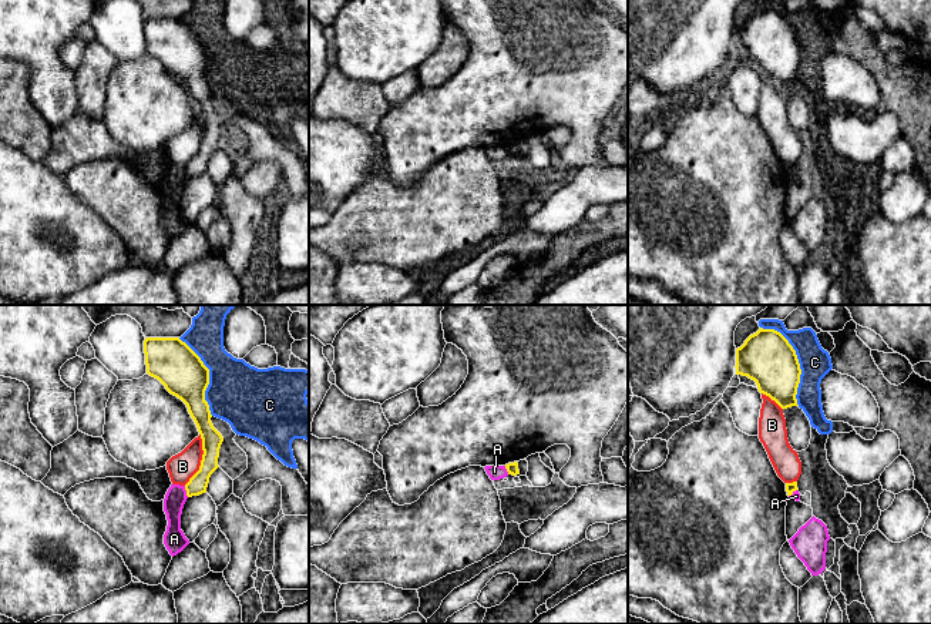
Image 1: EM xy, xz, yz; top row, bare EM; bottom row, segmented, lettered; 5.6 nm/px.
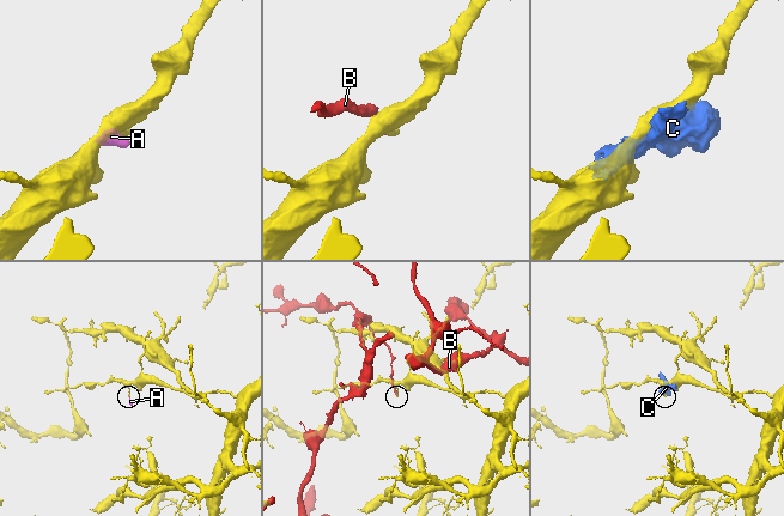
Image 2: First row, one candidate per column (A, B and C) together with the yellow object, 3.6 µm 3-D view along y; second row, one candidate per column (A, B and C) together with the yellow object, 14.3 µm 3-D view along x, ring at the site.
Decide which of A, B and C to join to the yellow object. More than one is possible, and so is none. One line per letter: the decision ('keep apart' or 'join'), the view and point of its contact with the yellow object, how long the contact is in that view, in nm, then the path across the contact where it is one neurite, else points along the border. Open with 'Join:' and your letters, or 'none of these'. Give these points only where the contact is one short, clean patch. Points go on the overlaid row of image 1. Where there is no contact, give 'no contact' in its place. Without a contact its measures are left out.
Join: none of these
A: keep apart | xy (187, 492) | 70 nm | along xy (184, 486), (188, 496)
B: keep apart | xy (202, 459) | 300 nm
C: keep apart | yz (797, 359) | 500 nm

